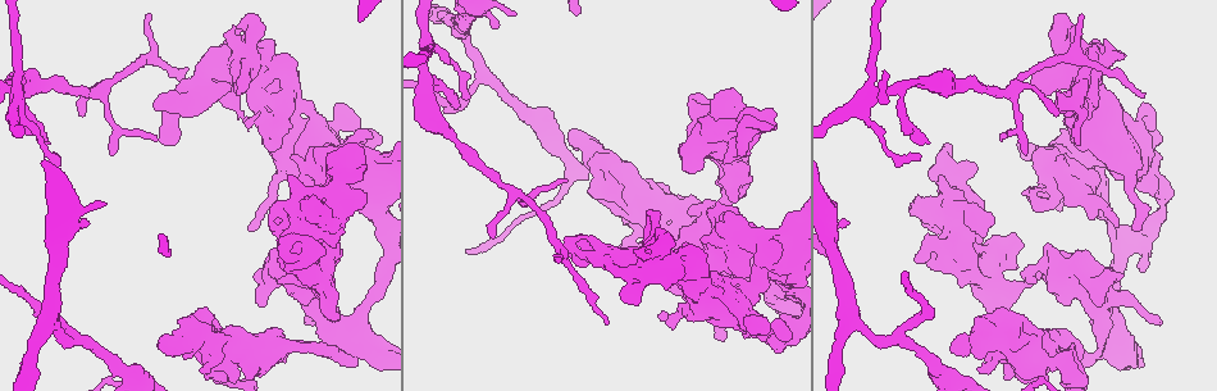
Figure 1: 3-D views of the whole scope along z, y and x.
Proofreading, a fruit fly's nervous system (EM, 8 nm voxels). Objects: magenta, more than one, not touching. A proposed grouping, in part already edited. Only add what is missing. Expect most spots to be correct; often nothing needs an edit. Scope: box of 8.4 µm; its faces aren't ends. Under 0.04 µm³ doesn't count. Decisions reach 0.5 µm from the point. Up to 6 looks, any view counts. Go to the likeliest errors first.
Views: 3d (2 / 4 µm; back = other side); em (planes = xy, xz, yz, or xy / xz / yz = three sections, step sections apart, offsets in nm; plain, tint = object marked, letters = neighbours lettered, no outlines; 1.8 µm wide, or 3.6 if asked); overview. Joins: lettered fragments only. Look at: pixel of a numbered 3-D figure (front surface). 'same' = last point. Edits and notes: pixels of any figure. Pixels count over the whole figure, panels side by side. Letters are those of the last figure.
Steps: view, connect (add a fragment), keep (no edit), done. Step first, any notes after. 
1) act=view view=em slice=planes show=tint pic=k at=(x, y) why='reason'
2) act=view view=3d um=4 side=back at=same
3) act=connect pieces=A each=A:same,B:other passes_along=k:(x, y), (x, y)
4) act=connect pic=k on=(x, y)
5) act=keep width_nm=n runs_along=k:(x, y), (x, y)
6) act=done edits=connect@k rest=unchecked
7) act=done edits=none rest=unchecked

act=view view=em slice=planes show=letters pic=1 at=(46, 142) why='free end'

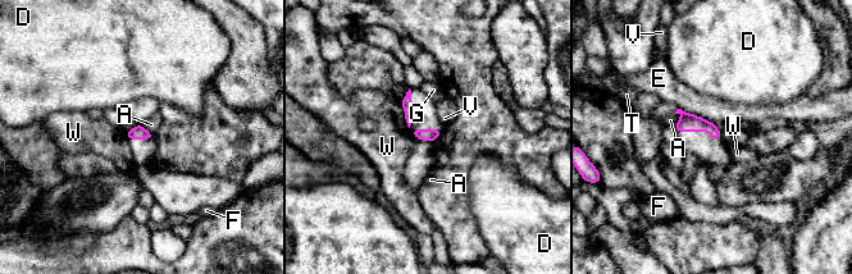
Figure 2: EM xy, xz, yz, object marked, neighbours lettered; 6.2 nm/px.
act=keep longest_contact=W:260nm each=A:other,D:other,E:other,F:other,G:other,T:other,V:other,W:other runs_along=2:(408, 97), (409, 126), (431, 138) found='no lettered fragment goes on from it'

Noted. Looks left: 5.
act=view view=3d um=2 pic=1 at=(201, 70)

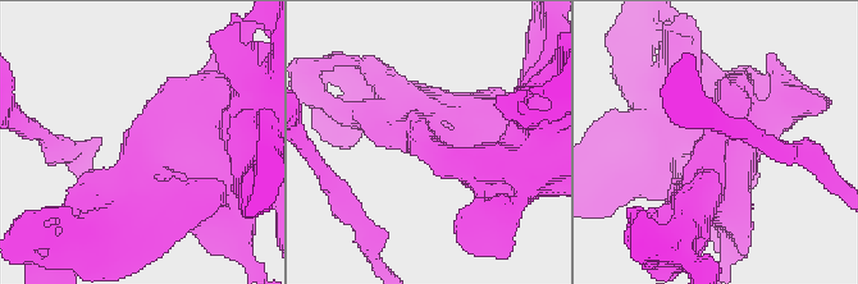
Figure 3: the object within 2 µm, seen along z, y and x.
act=view view=em slice=planes show=letters pic=3 at=(137, 142)

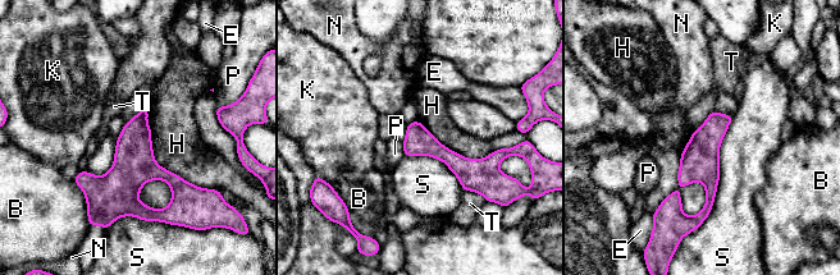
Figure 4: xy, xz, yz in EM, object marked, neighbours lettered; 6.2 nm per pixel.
act=keep longest_contact=S:750nm each=B:other,E:other,H:other,K:other,N:other,P:other,S:other,T:other found='none of them fits'

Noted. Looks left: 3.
act=view view=3d um=4 pic=1 at=(282, 345) why='sharp bend'

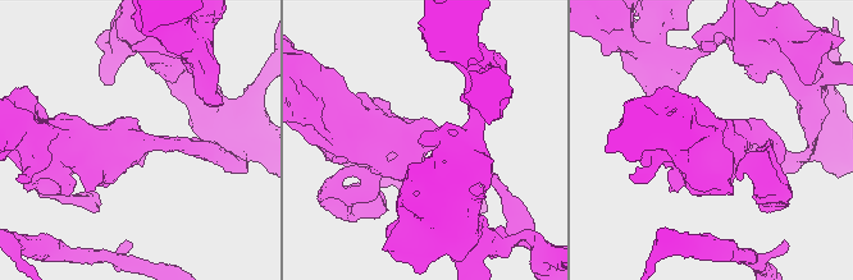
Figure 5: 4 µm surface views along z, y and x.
act=view view=em slice=planes show=plain pic=5 at=(141, 144)

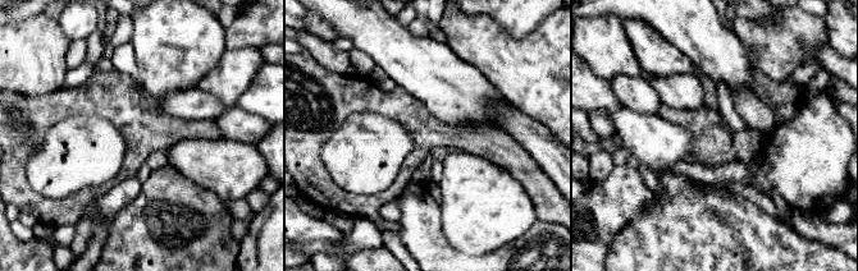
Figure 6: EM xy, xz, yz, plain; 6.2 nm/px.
act=view view=em slice=planes show=letters at=same

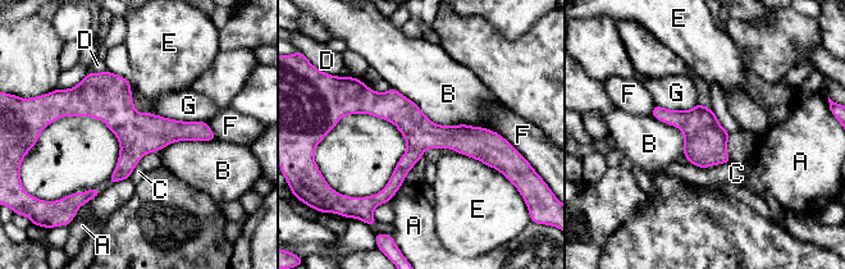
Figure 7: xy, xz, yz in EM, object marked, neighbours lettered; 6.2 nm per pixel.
act=keep width_nm=220 each=A:other,B:other,C:other,D:other,E:other,F:other,G:other runs_along=7:(350, 109), (498, 142) found='no lettered fragment goes on from it'

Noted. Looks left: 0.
act=done edits=none rest=unchecked

